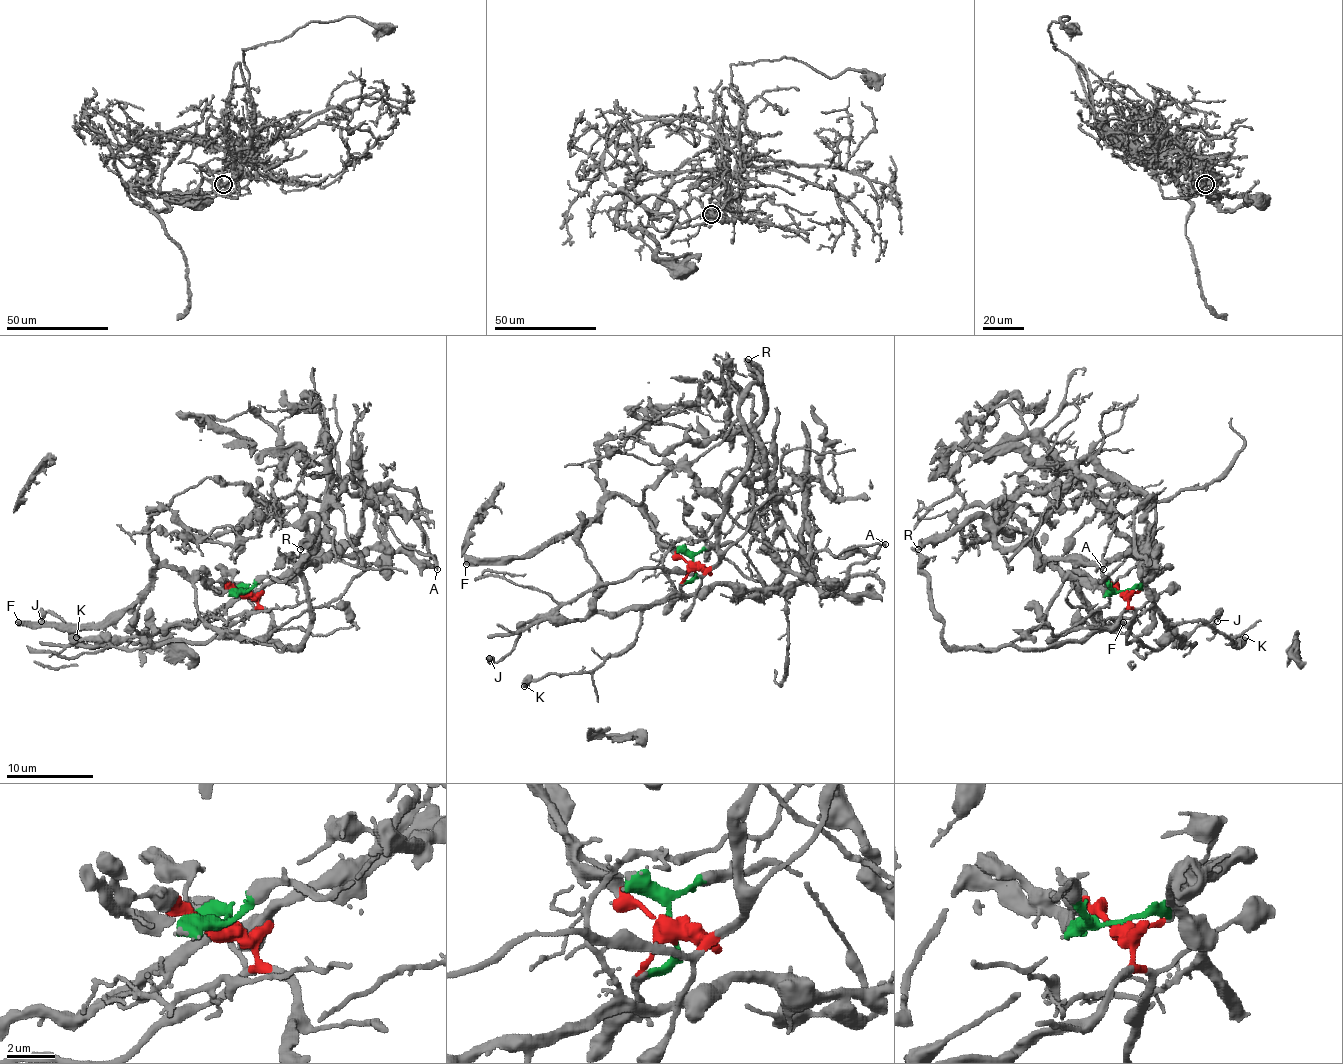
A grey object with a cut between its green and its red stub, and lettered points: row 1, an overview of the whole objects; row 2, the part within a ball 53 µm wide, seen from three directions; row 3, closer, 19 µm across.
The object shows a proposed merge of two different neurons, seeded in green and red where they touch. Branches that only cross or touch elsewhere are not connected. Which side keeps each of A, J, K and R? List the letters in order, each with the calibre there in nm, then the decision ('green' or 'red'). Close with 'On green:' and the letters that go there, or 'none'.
A: 360 nm thick; red
J: 400 nm thick; red
K: 600 nm thick; red
R: 400 nm thick; red
On green: none

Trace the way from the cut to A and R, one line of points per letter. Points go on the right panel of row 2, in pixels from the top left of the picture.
A: (1124, 593), (1139, 608), (1148, 600), (1139, 550), (1154, 522), (1154, 504), (1130, 487), (1109, 506), (1102, 569)
R: (1124, 593), (1139, 608), (1148, 600), (1148, 539), (1106, 563), (1041, 558), (1002, 548), (976, 517), (918, 550)

